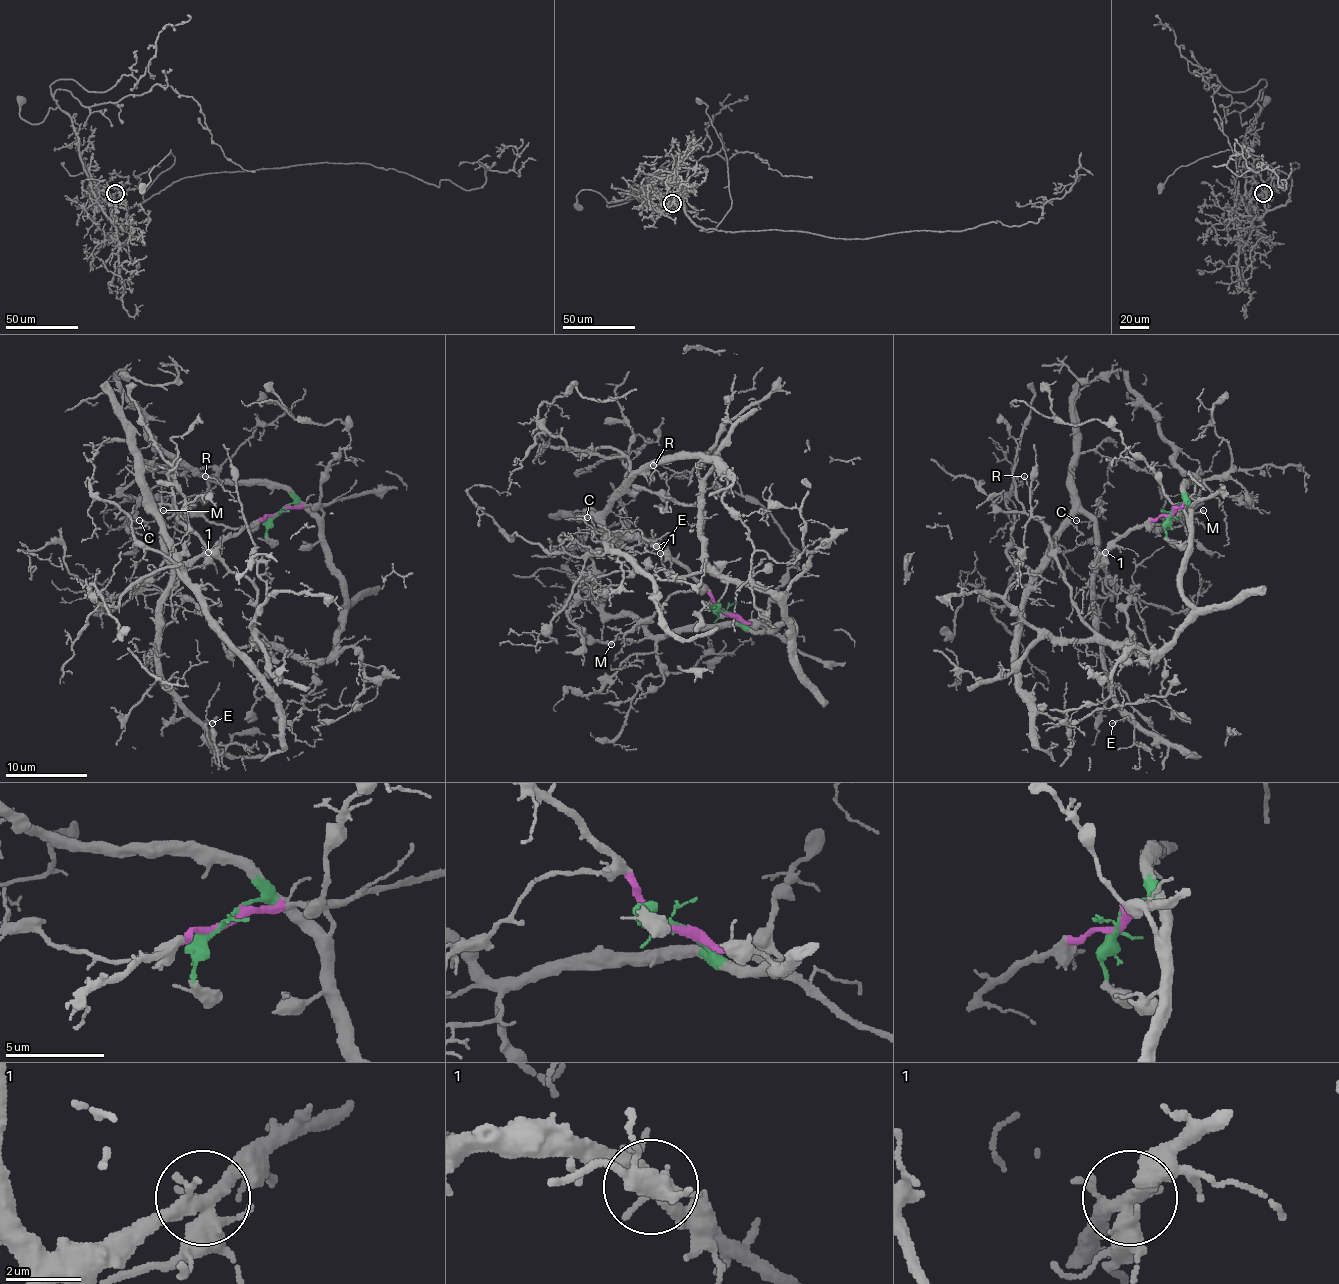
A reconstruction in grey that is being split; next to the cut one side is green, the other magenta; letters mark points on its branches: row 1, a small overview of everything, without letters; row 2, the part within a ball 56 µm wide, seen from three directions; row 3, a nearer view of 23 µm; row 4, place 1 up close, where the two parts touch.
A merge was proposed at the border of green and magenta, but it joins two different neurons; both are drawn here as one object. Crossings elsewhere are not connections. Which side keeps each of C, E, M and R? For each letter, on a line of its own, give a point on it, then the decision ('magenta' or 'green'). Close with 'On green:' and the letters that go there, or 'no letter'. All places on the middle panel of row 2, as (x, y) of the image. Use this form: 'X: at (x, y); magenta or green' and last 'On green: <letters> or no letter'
C: at (587, 517); magenta
E: at (660, 553); magenta
M: at (611, 644); magenta
R: at (653, 465); green
On green: R

